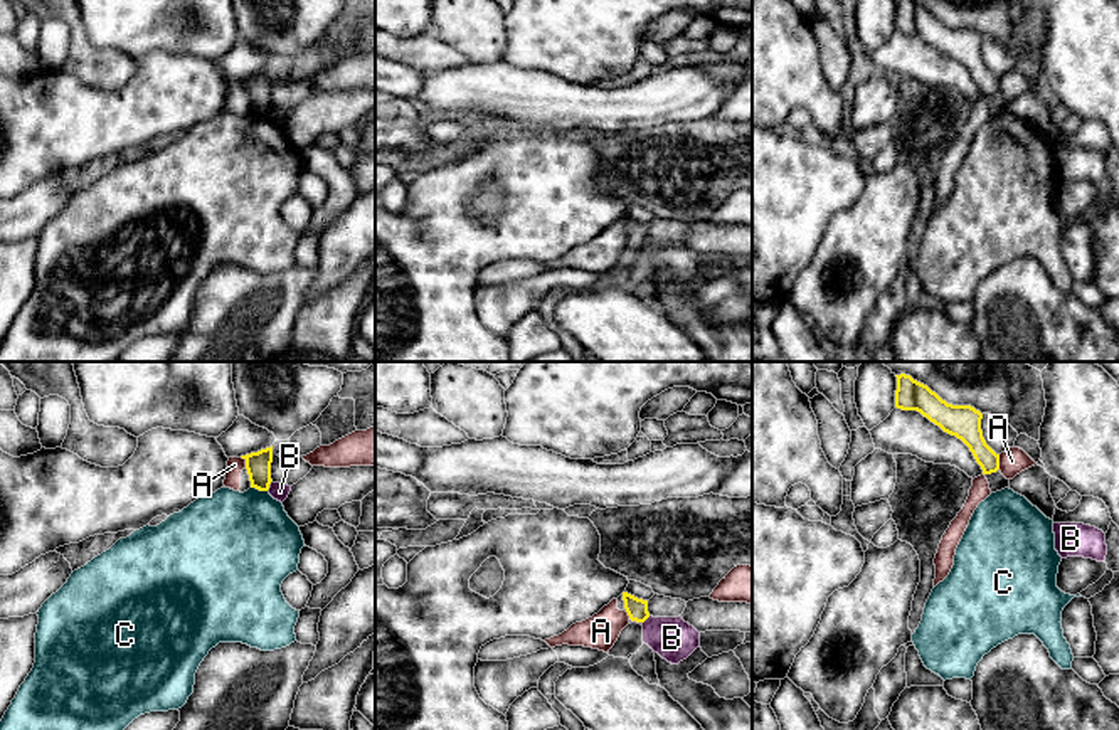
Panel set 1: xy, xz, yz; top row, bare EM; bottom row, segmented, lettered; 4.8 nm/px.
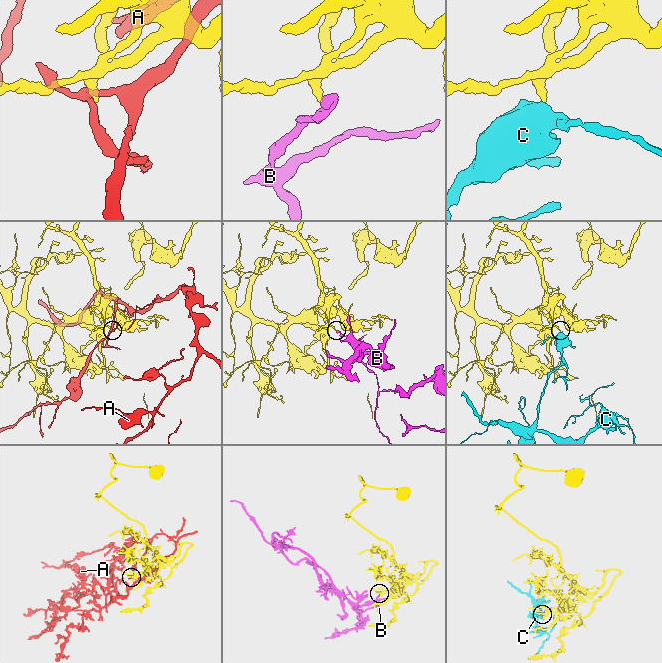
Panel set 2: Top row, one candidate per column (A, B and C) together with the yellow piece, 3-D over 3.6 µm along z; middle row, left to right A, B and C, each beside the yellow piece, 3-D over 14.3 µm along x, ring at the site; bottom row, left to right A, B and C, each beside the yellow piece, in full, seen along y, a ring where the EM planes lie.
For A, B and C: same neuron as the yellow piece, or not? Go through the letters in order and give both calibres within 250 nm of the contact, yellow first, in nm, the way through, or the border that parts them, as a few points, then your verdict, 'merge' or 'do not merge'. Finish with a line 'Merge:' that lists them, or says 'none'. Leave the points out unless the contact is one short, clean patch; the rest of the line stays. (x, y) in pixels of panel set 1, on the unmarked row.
A: calibres 160 and 120 nm; border yz (998, 78), (1000, 91); do not merge
B: calibres 100 and 200 nm; border xz (650, 239), (643, 246); do not merge
C: calibres 120 and 460 nm; border xy (251, 110), (266, 115); do not merge
Merge: none

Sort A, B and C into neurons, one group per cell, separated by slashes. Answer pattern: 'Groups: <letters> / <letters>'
Groups: A / B / C

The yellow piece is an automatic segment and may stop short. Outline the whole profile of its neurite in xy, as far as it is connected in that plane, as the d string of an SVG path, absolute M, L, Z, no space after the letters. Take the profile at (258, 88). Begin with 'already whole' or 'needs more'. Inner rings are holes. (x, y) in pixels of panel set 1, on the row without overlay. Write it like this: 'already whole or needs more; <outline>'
already whole; M273 69L241 79L246 84L251 111L268 114L271 108Z

